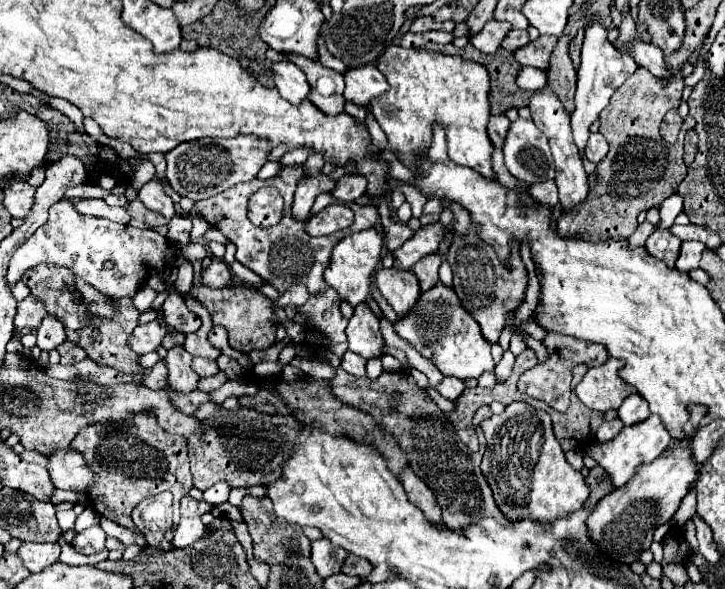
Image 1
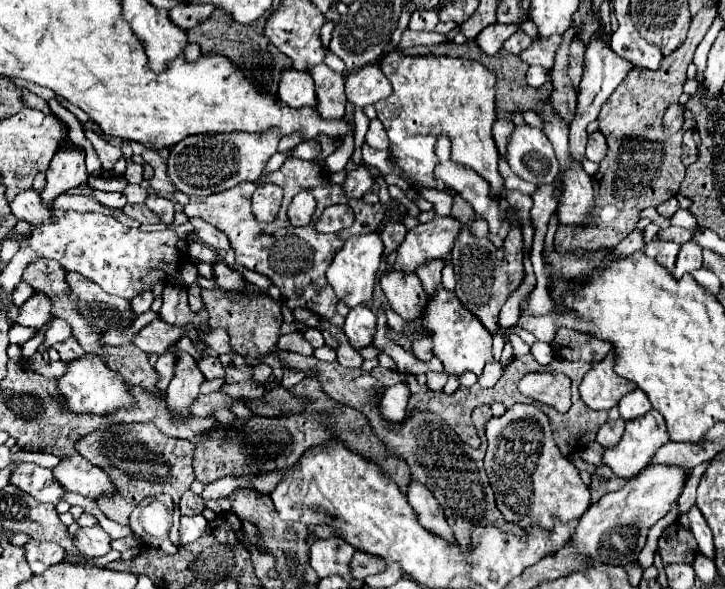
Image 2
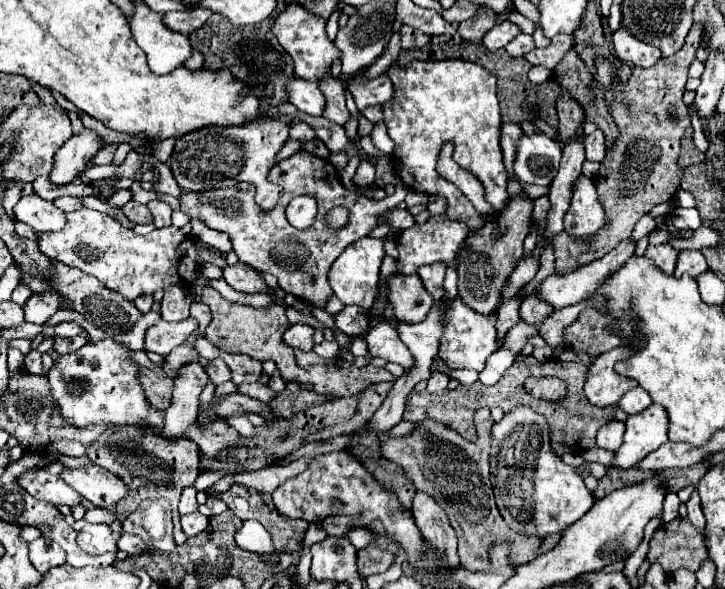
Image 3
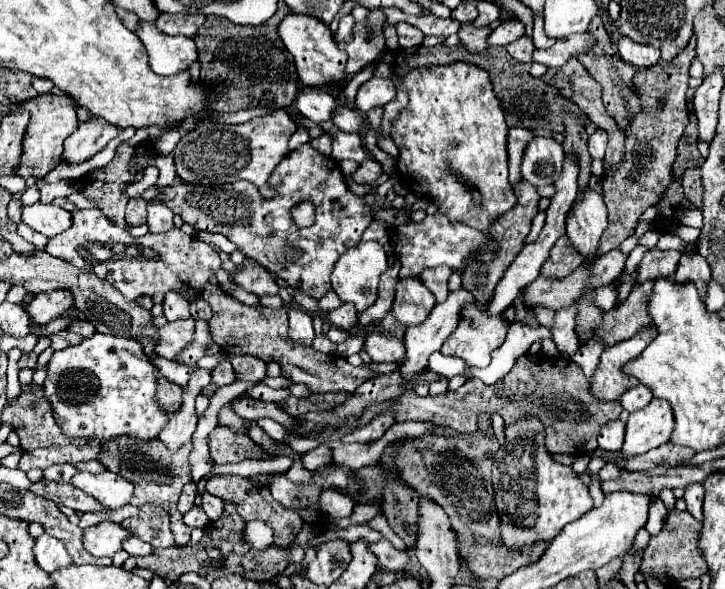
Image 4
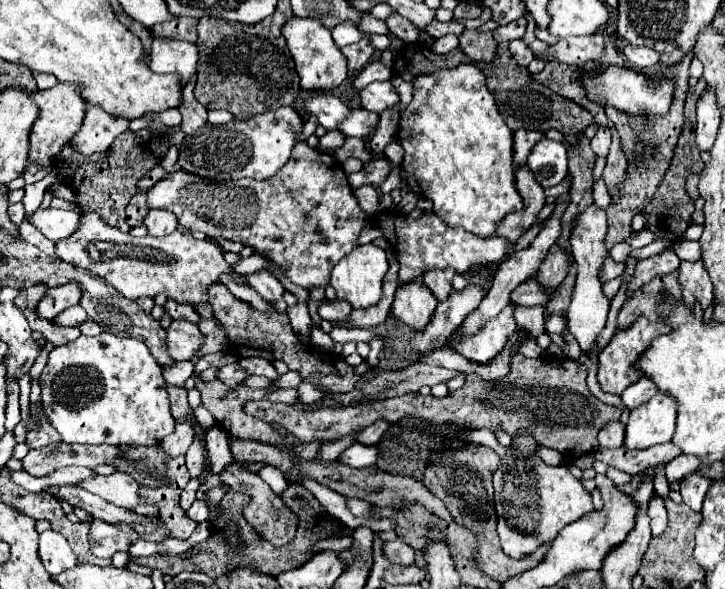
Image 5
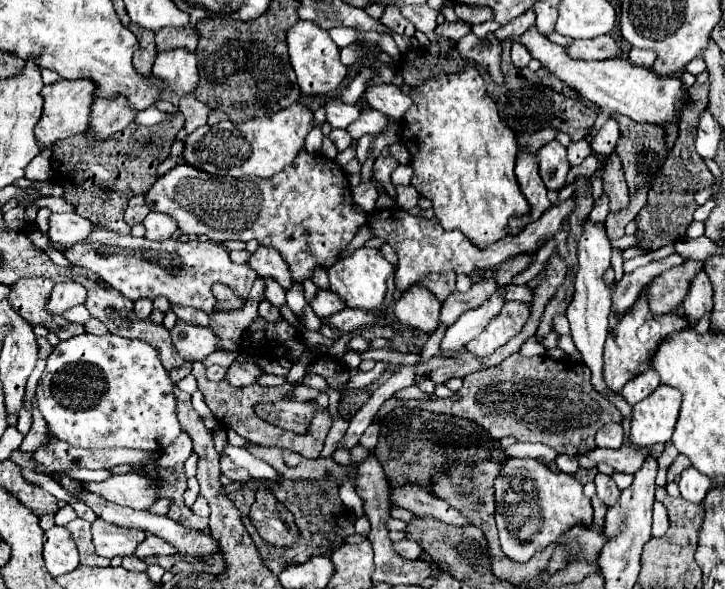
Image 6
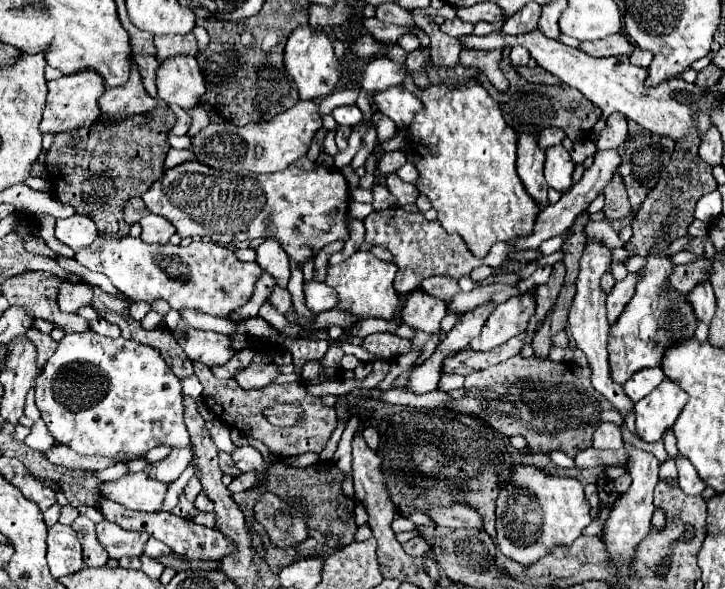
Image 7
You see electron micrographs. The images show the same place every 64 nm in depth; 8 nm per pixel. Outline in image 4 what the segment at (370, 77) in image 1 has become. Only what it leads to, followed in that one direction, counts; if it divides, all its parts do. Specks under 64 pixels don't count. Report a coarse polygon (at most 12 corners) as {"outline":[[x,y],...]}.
{"outline":[[372,78],[358,88],[360,112],[384,106],[396,96],[390,78]]}

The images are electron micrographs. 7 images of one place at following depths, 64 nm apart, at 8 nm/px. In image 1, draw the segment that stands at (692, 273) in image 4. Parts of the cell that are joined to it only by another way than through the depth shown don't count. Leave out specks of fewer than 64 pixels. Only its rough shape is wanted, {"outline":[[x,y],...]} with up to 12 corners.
{"outline":[[682,242],[676,268],[688,272],[698,268],[702,242]]}

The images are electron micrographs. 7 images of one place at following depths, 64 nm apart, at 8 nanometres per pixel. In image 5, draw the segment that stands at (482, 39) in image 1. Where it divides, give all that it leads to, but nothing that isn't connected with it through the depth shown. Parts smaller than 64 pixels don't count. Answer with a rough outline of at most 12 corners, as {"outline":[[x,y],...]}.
{"outline":[[526,18],[494,30],[496,42],[512,42],[526,32]]}

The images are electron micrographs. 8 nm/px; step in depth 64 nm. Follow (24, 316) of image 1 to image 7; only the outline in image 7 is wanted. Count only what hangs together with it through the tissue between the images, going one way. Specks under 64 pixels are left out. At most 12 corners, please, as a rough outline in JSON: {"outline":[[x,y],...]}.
{"outline":[[62,284],[58,308],[76,312],[90,306],[92,290],[88,284]]}

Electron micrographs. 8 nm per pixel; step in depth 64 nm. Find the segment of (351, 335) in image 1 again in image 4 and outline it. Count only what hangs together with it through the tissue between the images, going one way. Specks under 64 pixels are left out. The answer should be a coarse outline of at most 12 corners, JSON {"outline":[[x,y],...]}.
{"outline":[[350,304],[328,312],[326,320],[340,330],[358,326]]}

